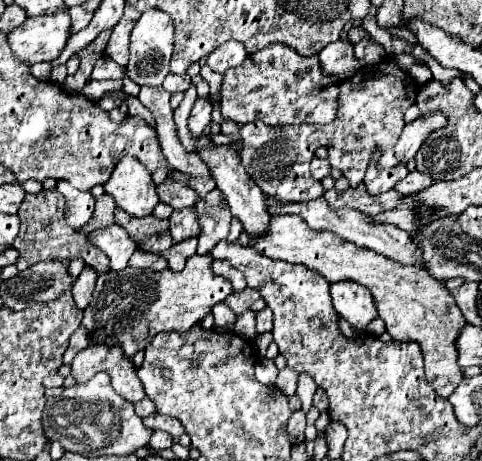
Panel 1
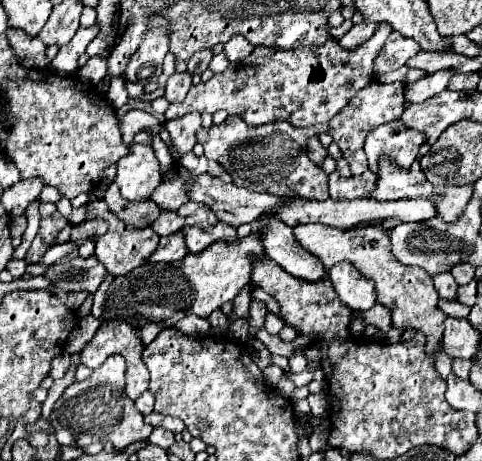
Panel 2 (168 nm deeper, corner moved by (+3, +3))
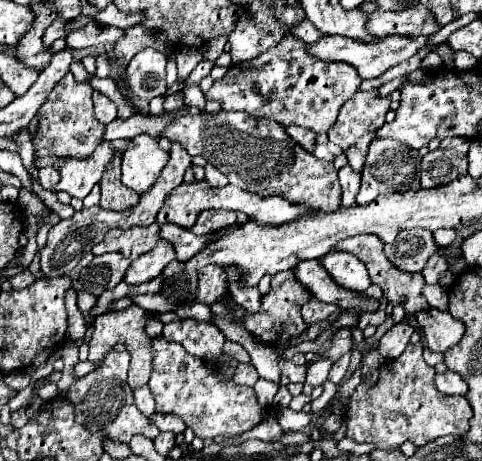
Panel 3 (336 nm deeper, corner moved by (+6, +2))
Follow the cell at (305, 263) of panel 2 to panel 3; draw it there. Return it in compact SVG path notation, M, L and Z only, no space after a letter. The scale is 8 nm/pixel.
M319 260L299 262L297 268L293 268L293 274L301 282L301 286L305 290L309 290L311 296L321 302L333 302L333 304L341 306L343 310L355 308L361 312L373 312L379 308L377 300L365 298L363 294L357 294L357 292L337 286L333 282L333 278L329 278L327 270L321 266Z

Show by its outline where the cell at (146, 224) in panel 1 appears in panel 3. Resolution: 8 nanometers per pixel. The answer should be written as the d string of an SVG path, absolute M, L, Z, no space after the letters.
M121 152L113 154L111 164L101 180L101 202L99 206L105 210L131 210L139 202L139 196L133 194L127 186L121 184Z

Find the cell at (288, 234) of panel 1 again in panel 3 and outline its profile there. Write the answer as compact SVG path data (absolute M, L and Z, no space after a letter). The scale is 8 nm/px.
M353 236L353 238L345 238L341 242L337 242L337 246L333 248L335 252L337 250L345 250L345 252L351 252L353 256L357 256L369 270L369 276L371 276L371 282L381 286L385 298L393 304L393 306L403 306L405 310L405 316L415 316L417 312L425 312L429 310L429 304L427 300L423 298L423 286L425 286L425 280L423 280L423 274L405 274L401 270L395 270L395 266L385 258L385 252L383 252L383 246L385 242L381 242L377 236Z

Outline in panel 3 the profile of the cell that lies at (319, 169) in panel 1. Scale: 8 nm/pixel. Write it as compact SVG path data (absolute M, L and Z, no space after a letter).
M289 126L287 128L287 134L291 138L295 138L295 142L299 146L303 146L307 152L315 152L315 134L311 130L305 130L305 128L299 128L299 126Z

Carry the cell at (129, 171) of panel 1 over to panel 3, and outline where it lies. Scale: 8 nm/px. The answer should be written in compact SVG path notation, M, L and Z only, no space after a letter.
M135 136L129 148L123 152L121 182L137 194L145 194L145 190L149 190L157 180L167 158L167 152L159 148L157 138Z

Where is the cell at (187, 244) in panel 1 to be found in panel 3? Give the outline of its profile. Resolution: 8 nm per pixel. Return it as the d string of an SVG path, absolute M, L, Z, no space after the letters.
M159 240L157 246L145 254L141 254L137 260L131 262L127 274L125 274L125 282L127 284L143 284L149 282L153 278L157 278L161 274L161 270L175 260L173 254L173 246L169 246L169 242Z

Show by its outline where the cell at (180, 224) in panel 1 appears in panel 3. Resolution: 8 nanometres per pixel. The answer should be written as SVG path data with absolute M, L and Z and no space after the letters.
M203 210L201 214L197 214L197 222L191 226L193 232L197 234L207 234L207 232L215 232L227 226L233 226L237 222L237 214L229 212L229 210Z

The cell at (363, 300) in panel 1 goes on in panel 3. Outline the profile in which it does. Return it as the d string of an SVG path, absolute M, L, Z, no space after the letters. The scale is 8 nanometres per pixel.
M329 252L321 258L321 264L329 272L329 276L347 290L357 290L359 294L363 294L371 286L365 264L349 252Z

